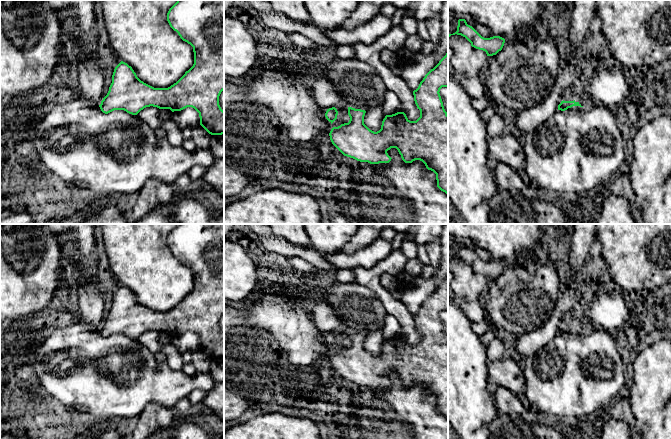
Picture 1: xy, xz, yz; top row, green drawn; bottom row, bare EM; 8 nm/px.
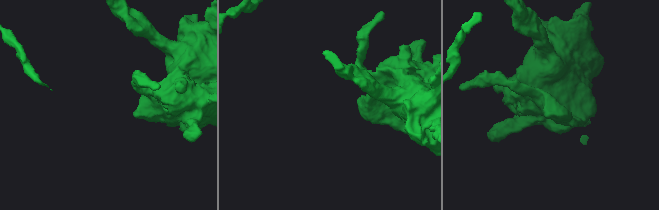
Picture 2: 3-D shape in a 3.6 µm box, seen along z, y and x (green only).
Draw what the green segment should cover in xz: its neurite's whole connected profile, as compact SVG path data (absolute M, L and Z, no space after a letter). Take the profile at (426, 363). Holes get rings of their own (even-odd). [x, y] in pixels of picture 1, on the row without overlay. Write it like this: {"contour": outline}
{"contour": "M448 276L413 315L415 328L420 334L416 345L410 345L404 336L397 336L386 339L381 353L374 356L364 348L365 334L348 331L349 346L333 351L330 364L344 380L370 388L389 387L392 382L387 375L396 372L405 387L422 385L436 398L437 411L448 418L448 338L439 317L442 311L448 311Z"}

